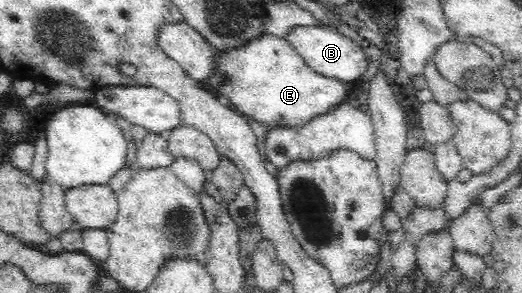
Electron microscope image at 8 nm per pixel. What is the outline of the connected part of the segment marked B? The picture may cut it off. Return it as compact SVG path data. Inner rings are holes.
M306 26L292 28L285 37L291 43L296 53L299 53L307 65L319 75L330 77L353 85L362 77L367 77L368 57L366 51L360 47L361 44L348 39L342 33L328 26Z

